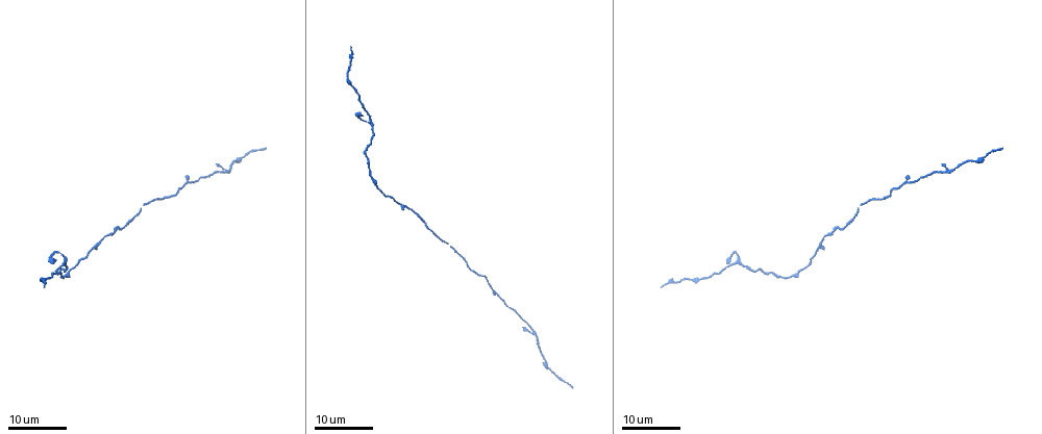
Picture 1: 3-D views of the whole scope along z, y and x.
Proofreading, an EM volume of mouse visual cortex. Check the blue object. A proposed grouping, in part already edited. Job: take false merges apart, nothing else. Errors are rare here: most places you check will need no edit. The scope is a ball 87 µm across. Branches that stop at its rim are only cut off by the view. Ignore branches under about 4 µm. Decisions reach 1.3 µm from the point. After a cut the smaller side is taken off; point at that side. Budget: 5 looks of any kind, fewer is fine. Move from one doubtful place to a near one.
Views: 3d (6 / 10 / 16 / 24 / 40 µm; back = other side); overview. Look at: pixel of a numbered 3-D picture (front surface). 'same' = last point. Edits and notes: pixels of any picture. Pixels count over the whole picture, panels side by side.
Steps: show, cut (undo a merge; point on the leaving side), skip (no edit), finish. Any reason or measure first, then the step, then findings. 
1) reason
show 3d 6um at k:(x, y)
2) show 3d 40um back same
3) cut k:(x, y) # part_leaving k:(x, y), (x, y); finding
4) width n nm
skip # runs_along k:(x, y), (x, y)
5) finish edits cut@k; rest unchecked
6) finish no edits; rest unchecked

three arms meet
show 3d 16um at 1:(372, 124)

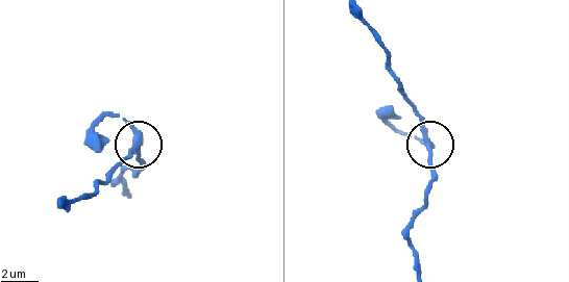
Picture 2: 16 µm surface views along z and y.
closer look
show 3d 6um at 2:(135, 138)

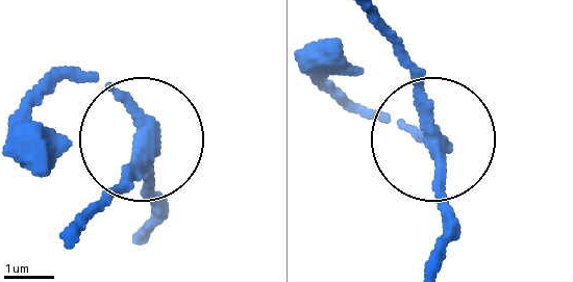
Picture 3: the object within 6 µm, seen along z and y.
skip # runs_along 3:(426, 260), (447, 210), (443, 148), (365, 111); one neuron here

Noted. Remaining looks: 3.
calibre changes
show 3d 16um at 1:(371, 177)

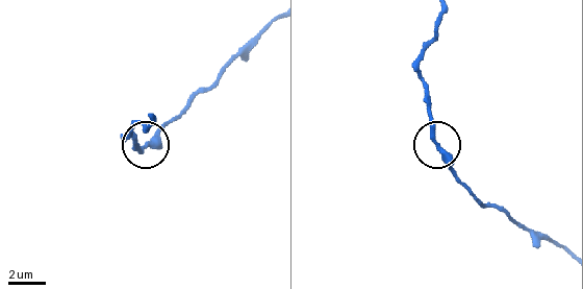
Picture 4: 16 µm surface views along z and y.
show 3d 10um at 4:(438, 144)

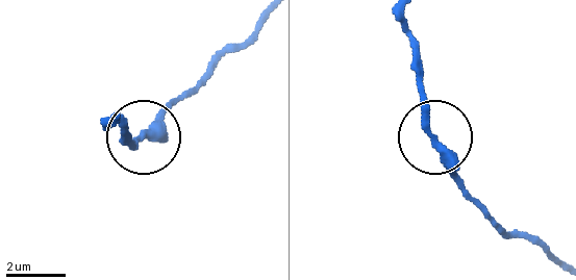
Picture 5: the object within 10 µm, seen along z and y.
skip # runs_along 5:(561, 265), (509, 230), (472, 194), (429, 126), (420, 61); one neuron here

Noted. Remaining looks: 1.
finish no edits; rest unchecked

